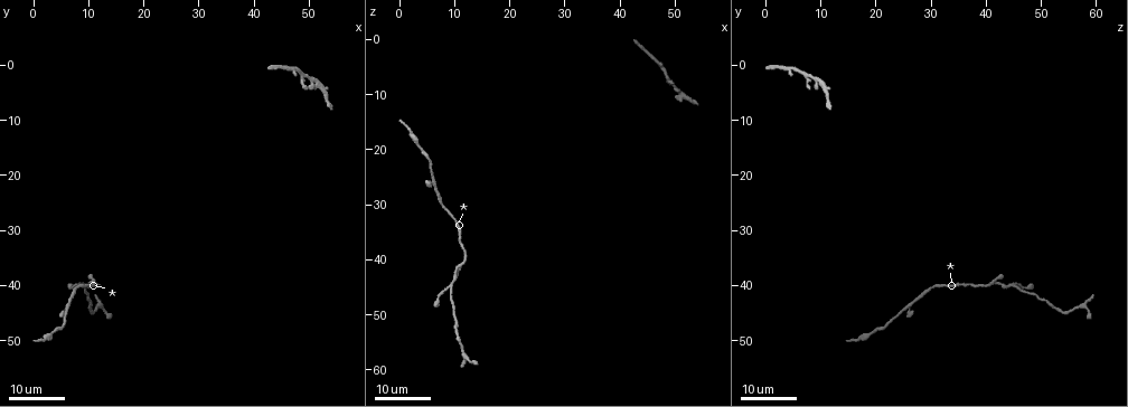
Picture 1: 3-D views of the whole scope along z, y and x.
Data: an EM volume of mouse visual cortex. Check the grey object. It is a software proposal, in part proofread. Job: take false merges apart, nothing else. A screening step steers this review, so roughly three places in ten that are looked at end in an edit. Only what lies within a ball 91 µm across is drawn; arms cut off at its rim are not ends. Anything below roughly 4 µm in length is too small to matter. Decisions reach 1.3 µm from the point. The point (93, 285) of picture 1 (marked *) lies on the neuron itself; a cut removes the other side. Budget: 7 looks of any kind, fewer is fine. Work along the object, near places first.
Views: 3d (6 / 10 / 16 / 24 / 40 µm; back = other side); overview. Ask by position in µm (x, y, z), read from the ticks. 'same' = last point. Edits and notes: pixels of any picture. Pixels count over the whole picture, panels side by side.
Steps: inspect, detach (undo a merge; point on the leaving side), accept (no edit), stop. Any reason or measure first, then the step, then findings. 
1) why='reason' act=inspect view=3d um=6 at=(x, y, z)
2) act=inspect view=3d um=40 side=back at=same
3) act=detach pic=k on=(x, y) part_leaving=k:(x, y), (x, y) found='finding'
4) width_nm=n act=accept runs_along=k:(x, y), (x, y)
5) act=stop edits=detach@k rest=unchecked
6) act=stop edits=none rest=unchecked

why='thick turns thin' act=inspect view=3d um=16 at=(4.5, 48.0, 20.0)

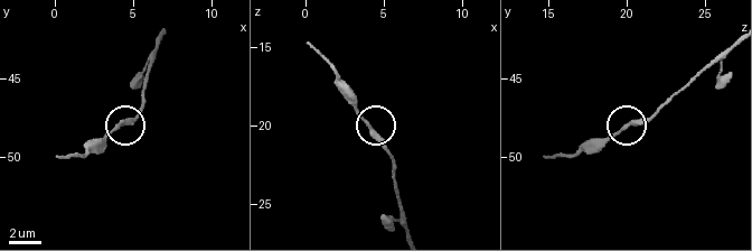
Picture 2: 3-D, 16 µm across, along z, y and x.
act=inspect view=3d um=6 at=(4.6, 47.6, 20.6)

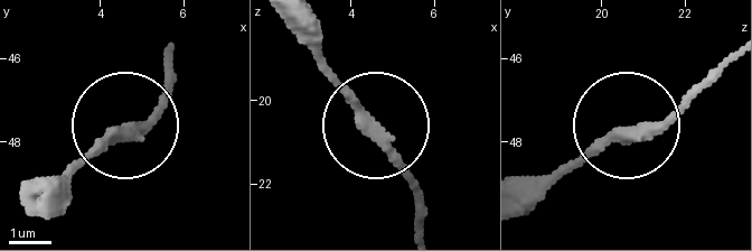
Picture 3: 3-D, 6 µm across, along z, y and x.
width_nm=290 act=accept found='all the same neuron'

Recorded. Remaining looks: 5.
why='two arms in line, one across' act=inspect view=3d um=24 at=(6.0, 44.5, 25.0)

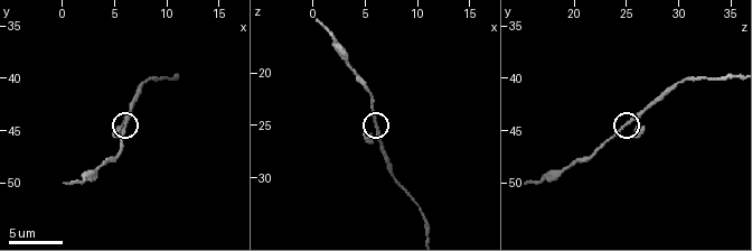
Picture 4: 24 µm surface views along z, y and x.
act=inspect view=3d um=6 at=(6.2, 44.6, 24.8)

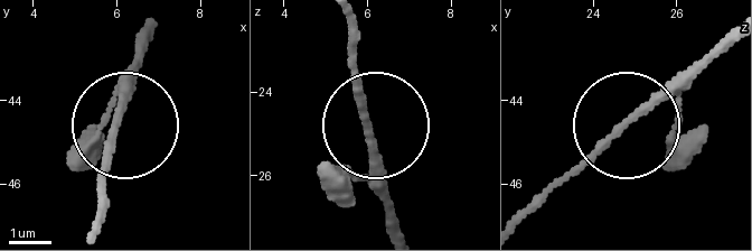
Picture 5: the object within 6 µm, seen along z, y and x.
act=accept runs_along=5:(148, 22), (101, 187), (101, 226) found='all the same neuron'

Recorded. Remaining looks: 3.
why='side arm on a straight run' act=inspect view=3d um=16 at=(9.0, 40.0, 44.5)

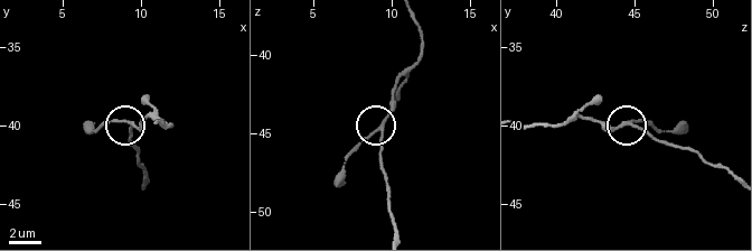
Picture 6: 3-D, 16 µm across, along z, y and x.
why='closer look' act=inspect view=3d um=6 at=(9.4, 39.8, 44.8)

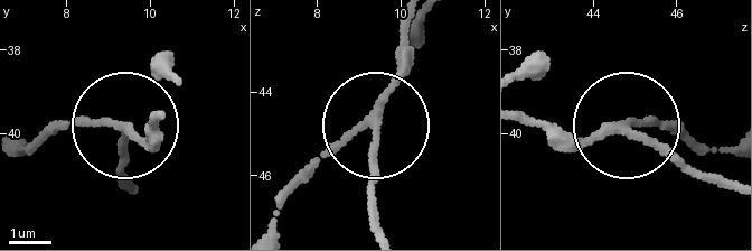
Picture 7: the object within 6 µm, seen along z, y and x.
width_nm=180 act=accept runs_along=7:(411, 24), (382, 109), (297, 180) found='one neuron here'

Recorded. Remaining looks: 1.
act=stop edits=none rest=unchecked

